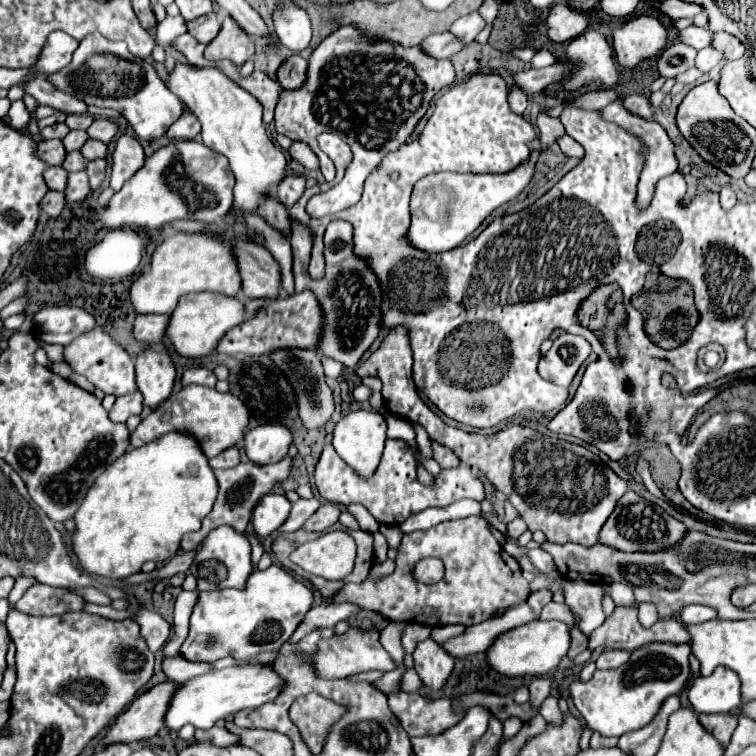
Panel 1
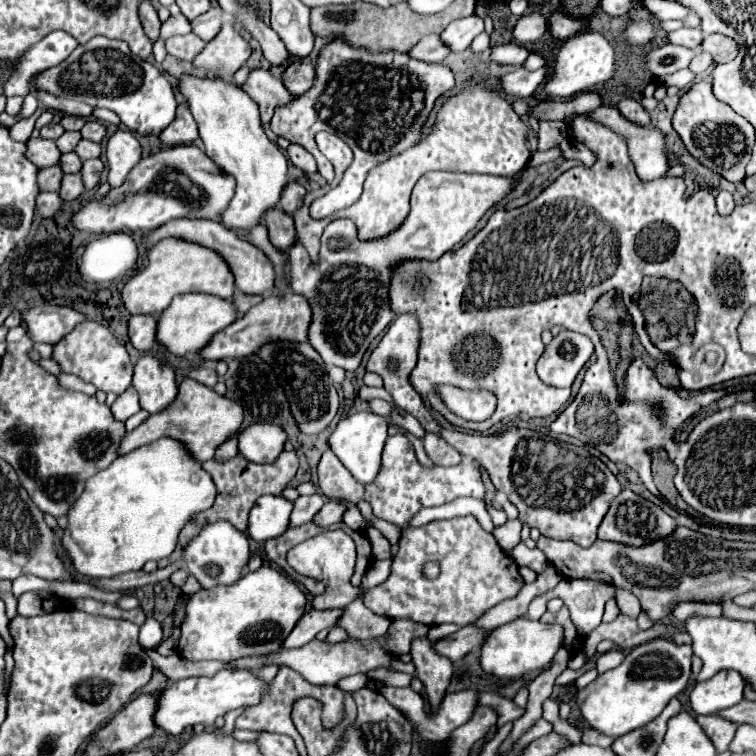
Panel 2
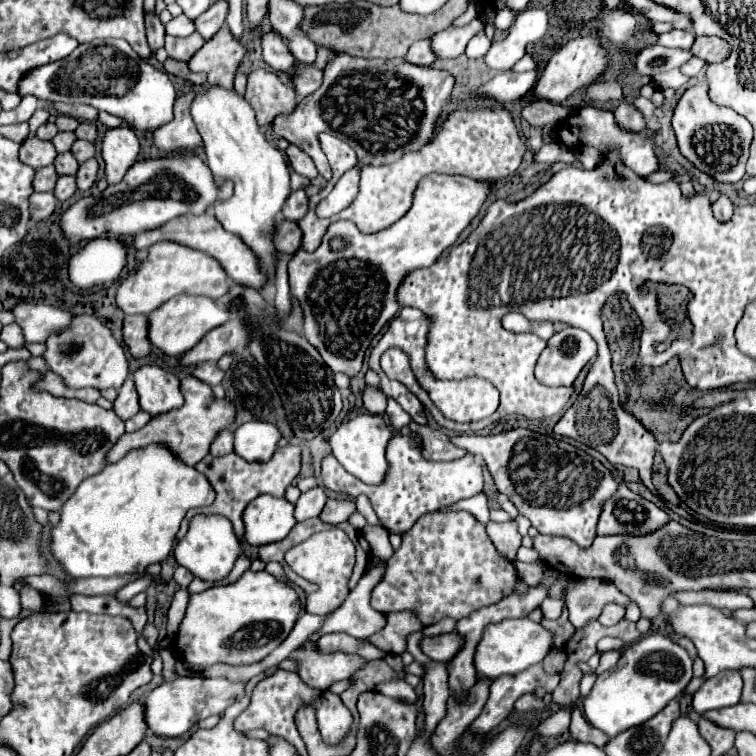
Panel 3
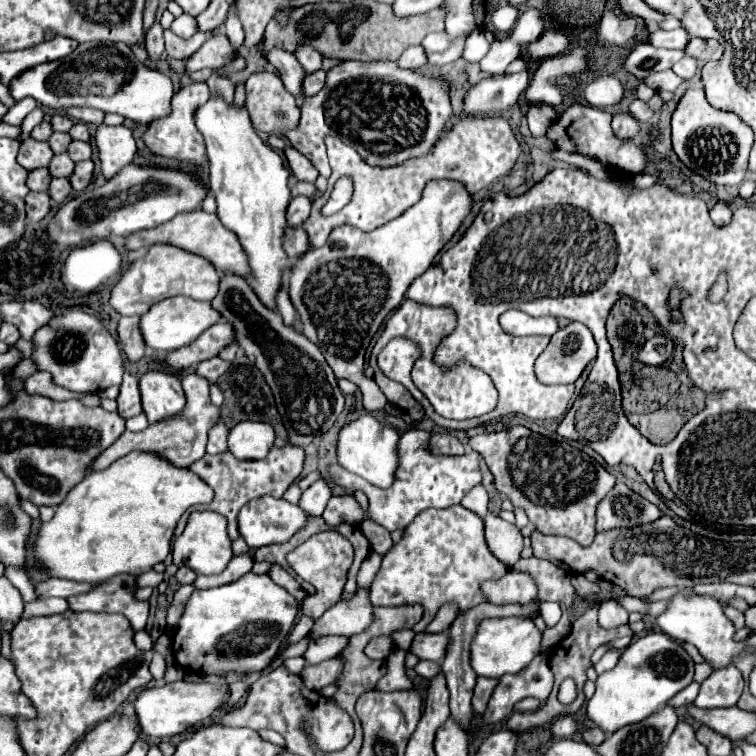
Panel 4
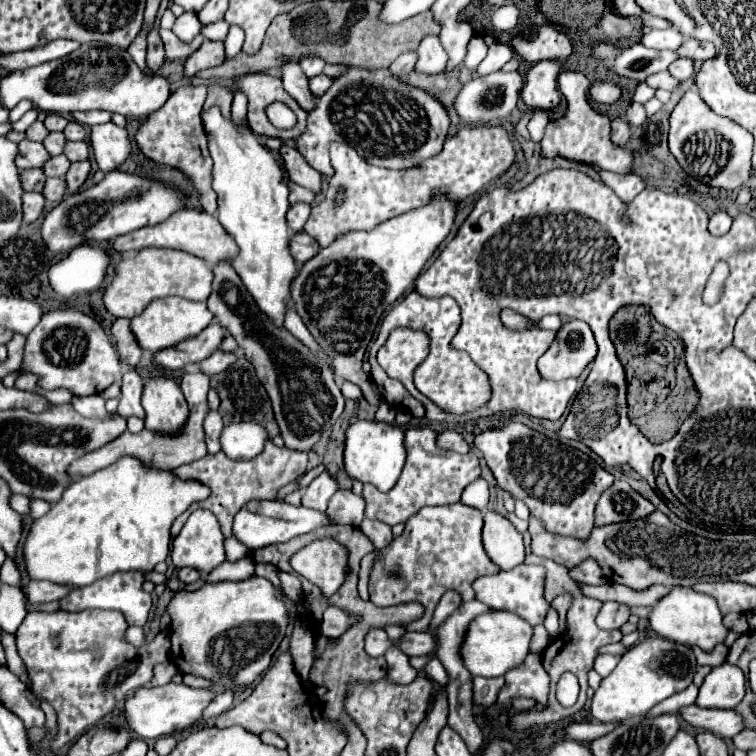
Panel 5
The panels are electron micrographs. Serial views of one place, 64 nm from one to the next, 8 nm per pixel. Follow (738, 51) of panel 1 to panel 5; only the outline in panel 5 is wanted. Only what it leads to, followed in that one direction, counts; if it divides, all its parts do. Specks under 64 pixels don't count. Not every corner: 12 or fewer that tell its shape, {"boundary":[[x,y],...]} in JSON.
{"boundary":[[688,38],[676,50],[678,56],[704,60],[716,56],[710,42]]}

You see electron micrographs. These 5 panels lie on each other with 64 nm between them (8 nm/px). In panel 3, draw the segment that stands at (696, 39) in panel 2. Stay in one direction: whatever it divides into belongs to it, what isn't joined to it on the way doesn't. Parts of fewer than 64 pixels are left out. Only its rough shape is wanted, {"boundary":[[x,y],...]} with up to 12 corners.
{"boundary":[[686,30],[658,34],[658,44],[690,50],[696,34]]}

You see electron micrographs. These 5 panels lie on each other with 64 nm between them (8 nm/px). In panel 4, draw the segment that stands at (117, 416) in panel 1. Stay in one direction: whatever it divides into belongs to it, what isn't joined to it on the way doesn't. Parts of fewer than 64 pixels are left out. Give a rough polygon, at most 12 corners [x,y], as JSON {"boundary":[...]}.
{"boundary":[[124,374],[118,396],[118,414],[142,414],[138,378]]}

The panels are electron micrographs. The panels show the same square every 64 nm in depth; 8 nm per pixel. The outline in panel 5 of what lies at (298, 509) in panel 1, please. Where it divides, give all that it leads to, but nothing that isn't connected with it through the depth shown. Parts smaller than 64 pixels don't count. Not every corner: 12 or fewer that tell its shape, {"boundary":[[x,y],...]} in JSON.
{"boundary":[[324,470],[302,492],[302,506],[324,512],[338,482]]}

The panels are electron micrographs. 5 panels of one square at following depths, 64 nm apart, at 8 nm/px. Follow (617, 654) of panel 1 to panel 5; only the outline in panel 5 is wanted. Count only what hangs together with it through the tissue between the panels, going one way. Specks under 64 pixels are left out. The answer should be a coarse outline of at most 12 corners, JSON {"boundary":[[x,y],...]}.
{"boundary":[[600,654],[594,662],[594,670],[600,676],[608,676],[618,656]]}

